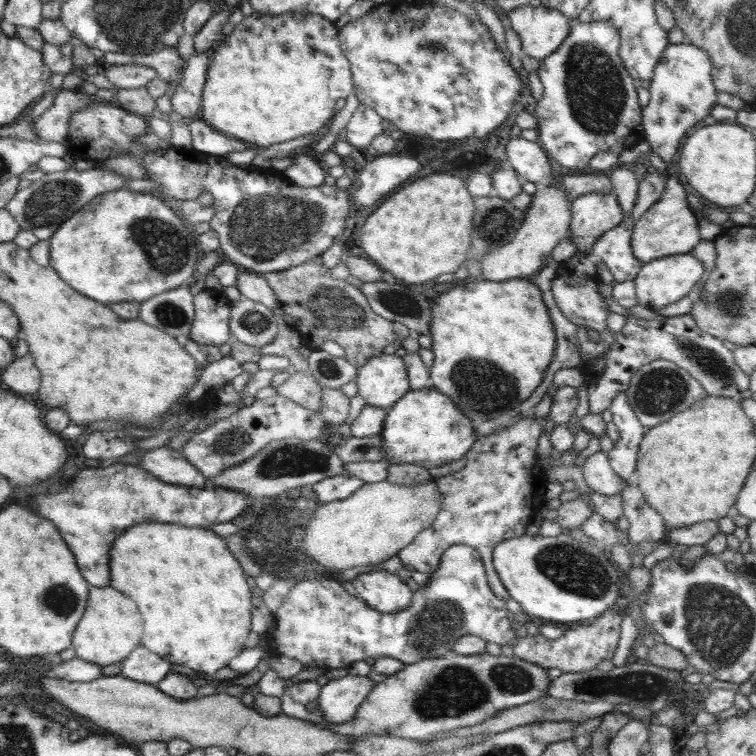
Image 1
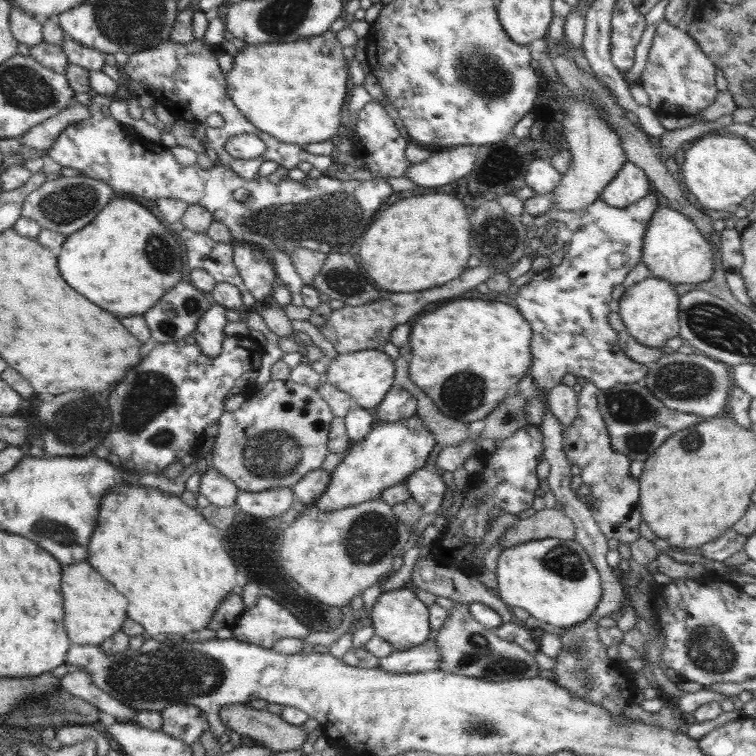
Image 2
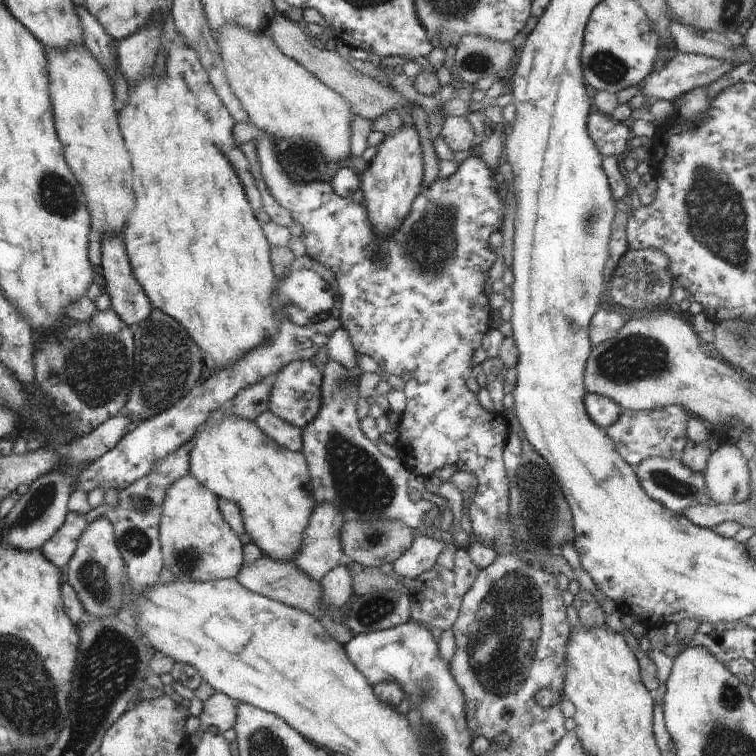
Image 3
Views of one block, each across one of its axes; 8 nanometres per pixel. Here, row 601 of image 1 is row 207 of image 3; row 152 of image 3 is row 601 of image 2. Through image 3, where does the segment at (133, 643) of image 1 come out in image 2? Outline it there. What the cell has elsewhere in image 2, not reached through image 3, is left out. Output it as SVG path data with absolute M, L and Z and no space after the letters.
M86 562L61 565L63 623L72 644L96 646L121 630L128 617L126 616L128 600L120 592L116 592L116 588L110 586L110 582L108 582L108 590L106 590L106 580Z

